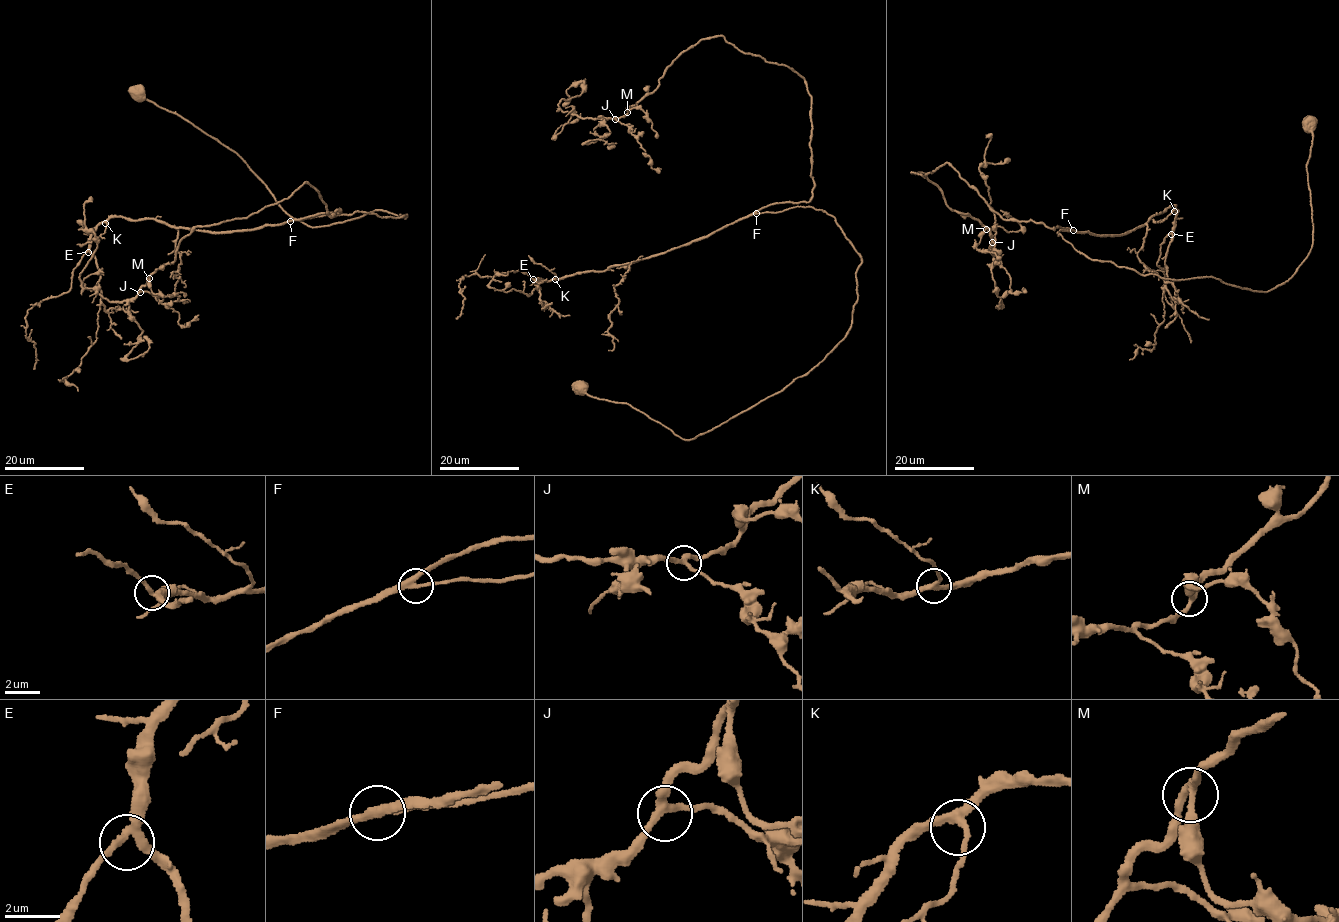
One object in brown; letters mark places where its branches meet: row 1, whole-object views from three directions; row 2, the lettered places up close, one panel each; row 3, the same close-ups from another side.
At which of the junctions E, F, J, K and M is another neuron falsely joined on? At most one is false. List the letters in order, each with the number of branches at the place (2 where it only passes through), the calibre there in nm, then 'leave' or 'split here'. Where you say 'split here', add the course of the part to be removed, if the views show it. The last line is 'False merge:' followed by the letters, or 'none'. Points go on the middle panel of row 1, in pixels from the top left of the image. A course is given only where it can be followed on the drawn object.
E: 3 | 240 nm | leave
F: 3 | 280 nm | leave
J: 3 | 260 nm | leave
K: 3 | 240 nm | leave
M: 3 | 280 nm | leave
False merge: none

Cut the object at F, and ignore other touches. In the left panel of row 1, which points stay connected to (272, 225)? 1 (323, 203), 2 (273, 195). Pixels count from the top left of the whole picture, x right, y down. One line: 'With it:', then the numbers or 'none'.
With it: 1

